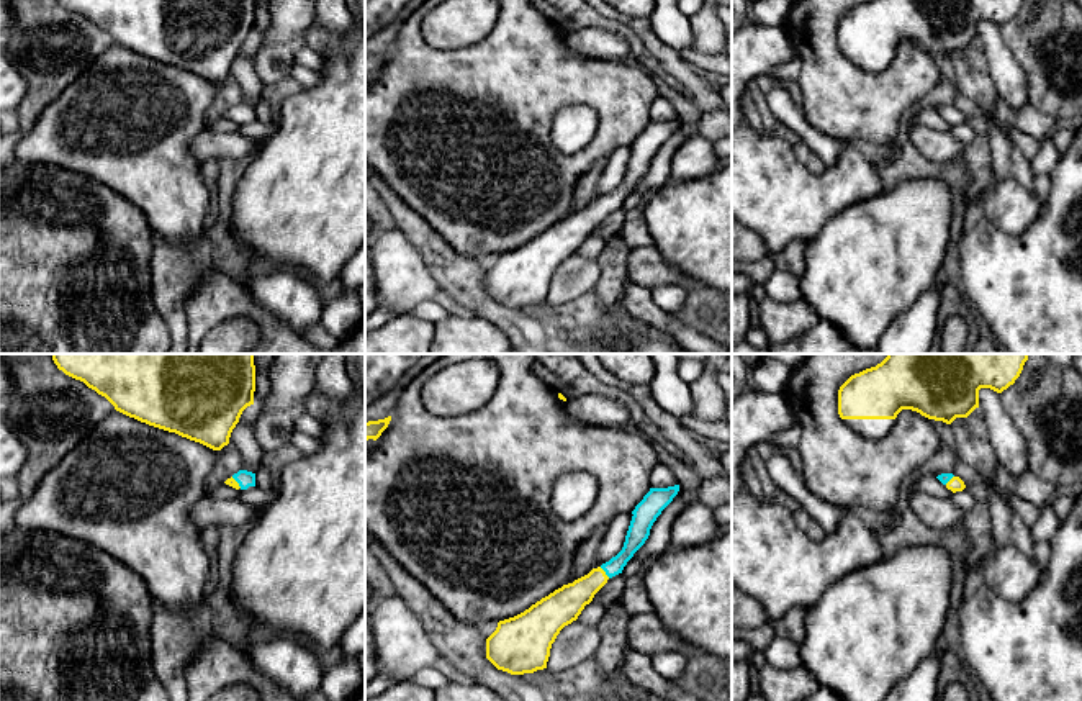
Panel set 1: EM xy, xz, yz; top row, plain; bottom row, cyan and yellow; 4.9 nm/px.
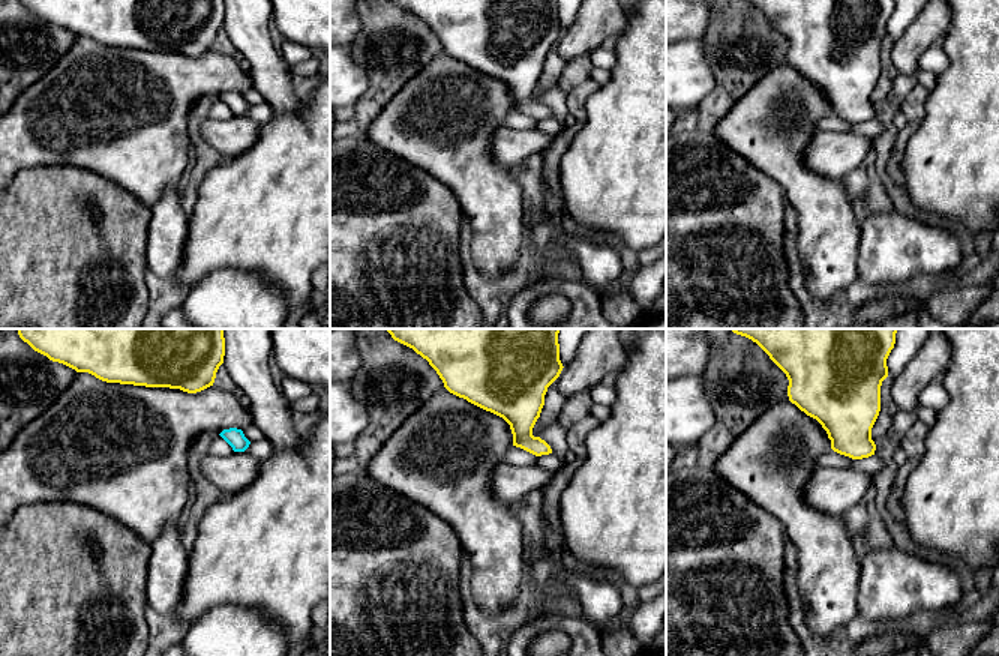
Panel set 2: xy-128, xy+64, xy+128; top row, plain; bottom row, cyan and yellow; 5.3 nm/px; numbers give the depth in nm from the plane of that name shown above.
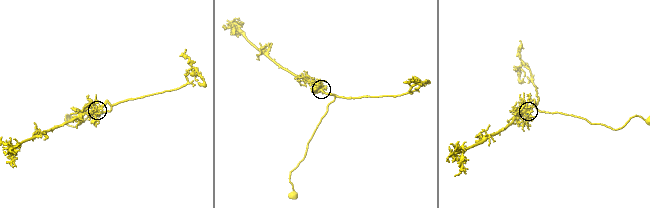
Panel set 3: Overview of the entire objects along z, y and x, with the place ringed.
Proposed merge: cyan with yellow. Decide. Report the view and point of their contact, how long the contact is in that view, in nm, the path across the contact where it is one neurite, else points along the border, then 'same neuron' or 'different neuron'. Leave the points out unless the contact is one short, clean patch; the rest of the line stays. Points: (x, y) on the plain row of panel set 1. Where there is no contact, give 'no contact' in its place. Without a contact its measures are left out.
meets cyan in xz at (604, 203); contact 80 nm long; runs through xz (637, 167), (627, 185), (604, 203), (565, 236); same neuron

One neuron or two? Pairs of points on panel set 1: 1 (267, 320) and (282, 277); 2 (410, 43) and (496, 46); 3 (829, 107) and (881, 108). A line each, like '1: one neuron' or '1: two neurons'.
1: two neurons
2: one neuron
3: one neuron

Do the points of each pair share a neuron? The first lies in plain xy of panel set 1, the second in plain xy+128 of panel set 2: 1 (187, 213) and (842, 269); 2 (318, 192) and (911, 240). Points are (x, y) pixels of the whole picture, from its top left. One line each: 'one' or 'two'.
1: one
2: two

